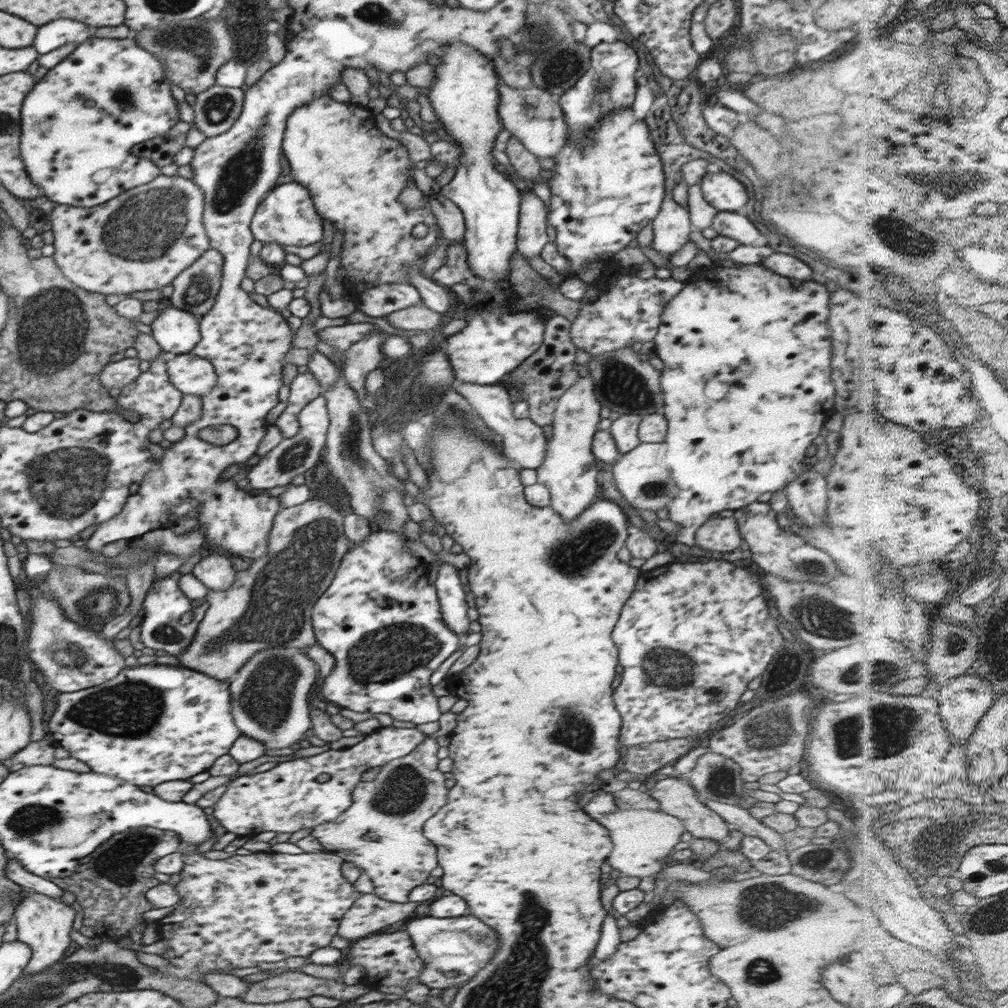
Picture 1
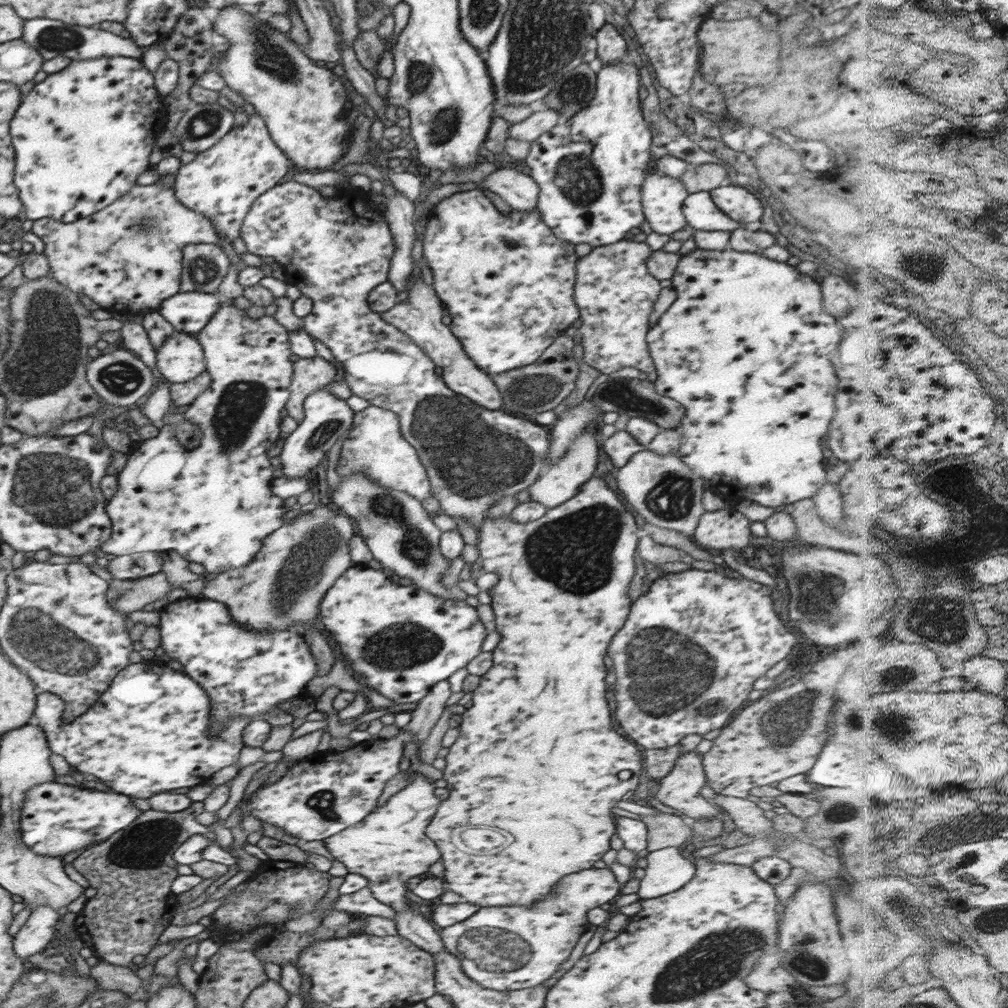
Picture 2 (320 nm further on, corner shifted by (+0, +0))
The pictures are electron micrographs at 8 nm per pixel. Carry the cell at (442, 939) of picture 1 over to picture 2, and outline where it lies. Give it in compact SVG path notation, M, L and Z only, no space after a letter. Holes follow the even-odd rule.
M592 867L588 870L582 870L582 872L578 872L578 874L570 874L568 878L564 878L564 882L560 882L560 886L556 886L554 894L552 894L552 896L548 896L544 902L538 902L536 906L496 906L496 908L492 906L480 908L478 912L470 916L470 918L466 918L466 920L463 920L462 922L452 924L452 926L440 928L440 940L442 940L444 948L449 953L452 953L454 956L461 959L461 967L465 972L465 975L468 976L470 980L480 984L480 986L498 991L518 990L528 988L530 986L536 986L551 978L551 976L559 969L559 966L571 955L571 952L578 945L578 941L580 941L582 934L584 934L590 926L587 917L588 912L592 910L592 908L599 908L604 904L613 902L617 897L619 897L621 890L622 885L616 881L615 875L609 870L608 867Z

